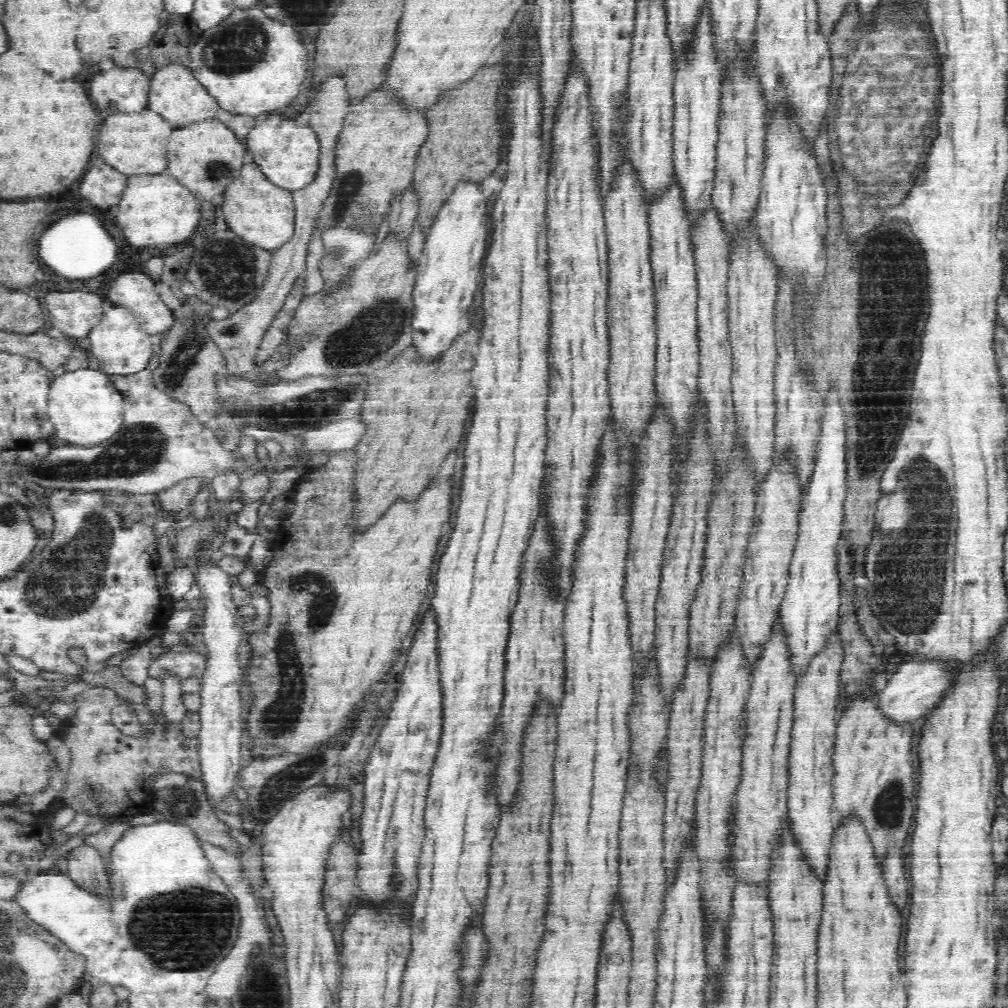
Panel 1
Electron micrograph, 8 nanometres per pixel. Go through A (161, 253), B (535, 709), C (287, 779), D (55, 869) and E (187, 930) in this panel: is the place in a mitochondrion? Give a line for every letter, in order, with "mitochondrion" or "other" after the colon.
A: other
B: other
C: mitochondrion
D: other
E: mitochondrion

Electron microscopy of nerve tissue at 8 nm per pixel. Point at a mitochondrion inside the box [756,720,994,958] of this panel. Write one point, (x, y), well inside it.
(888, 810)

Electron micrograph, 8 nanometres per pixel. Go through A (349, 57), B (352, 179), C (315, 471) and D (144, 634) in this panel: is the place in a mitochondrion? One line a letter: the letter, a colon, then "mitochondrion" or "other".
A: other
B: mitochondrion
C: other
D: other

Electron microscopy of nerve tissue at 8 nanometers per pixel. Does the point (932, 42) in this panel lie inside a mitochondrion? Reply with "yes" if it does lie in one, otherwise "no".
no

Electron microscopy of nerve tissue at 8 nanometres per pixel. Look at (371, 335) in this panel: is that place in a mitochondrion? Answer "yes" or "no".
yes

